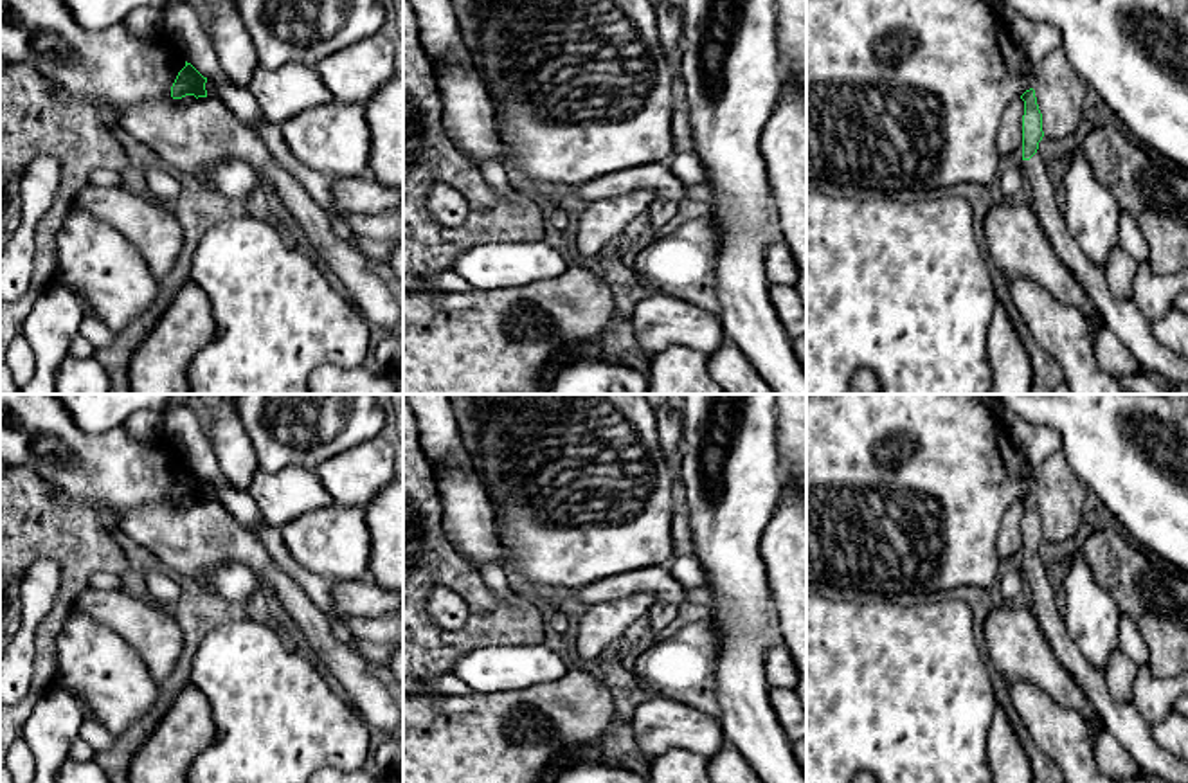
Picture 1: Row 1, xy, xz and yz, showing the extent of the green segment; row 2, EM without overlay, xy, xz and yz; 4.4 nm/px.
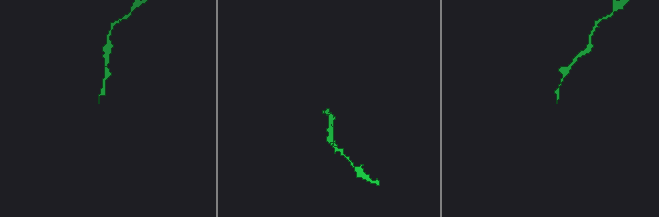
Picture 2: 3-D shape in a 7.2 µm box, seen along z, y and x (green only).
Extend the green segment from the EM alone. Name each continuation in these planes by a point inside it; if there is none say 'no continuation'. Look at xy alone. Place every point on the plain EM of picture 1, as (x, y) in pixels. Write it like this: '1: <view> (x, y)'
no continuation

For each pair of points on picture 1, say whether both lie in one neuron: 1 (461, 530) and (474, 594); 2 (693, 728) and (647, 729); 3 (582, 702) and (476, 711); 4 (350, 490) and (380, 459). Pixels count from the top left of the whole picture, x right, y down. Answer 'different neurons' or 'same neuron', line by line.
1: different neurons
2: same neuron
3: same neuron
4: same neuron

